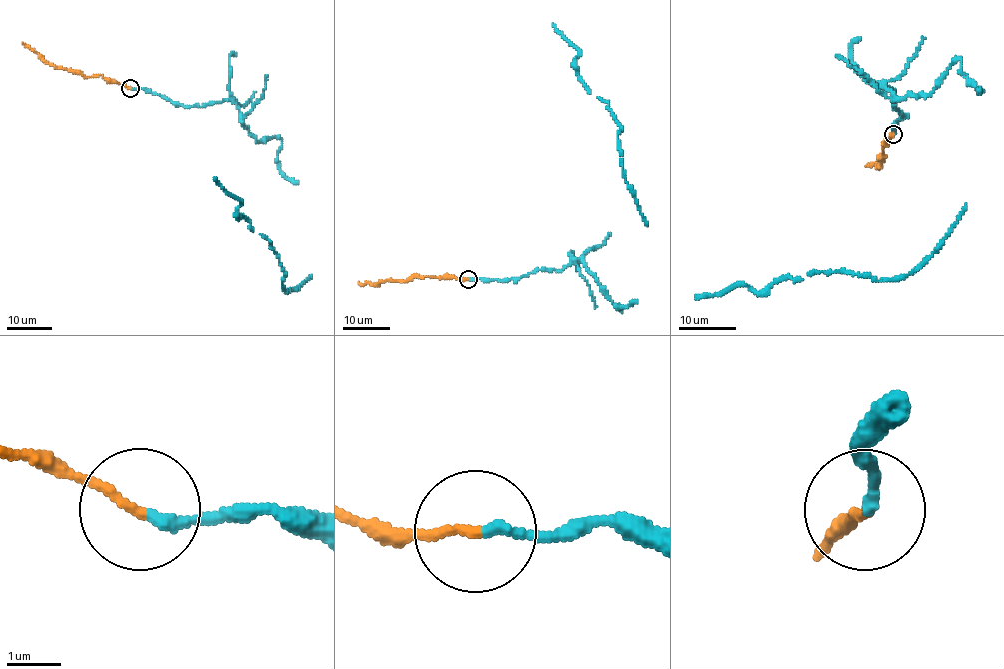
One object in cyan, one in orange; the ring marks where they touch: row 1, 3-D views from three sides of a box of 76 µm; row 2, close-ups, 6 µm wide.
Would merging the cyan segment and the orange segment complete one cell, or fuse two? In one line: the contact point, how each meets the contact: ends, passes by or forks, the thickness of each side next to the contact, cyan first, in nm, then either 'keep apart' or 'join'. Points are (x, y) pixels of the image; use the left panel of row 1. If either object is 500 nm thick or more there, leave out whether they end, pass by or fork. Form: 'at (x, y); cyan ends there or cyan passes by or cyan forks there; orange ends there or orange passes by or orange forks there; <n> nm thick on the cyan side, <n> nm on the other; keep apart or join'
at (130, 88); cyan ends there; orange ends there; 190 nm thick on the cyan side, 160 nm on the other; join

